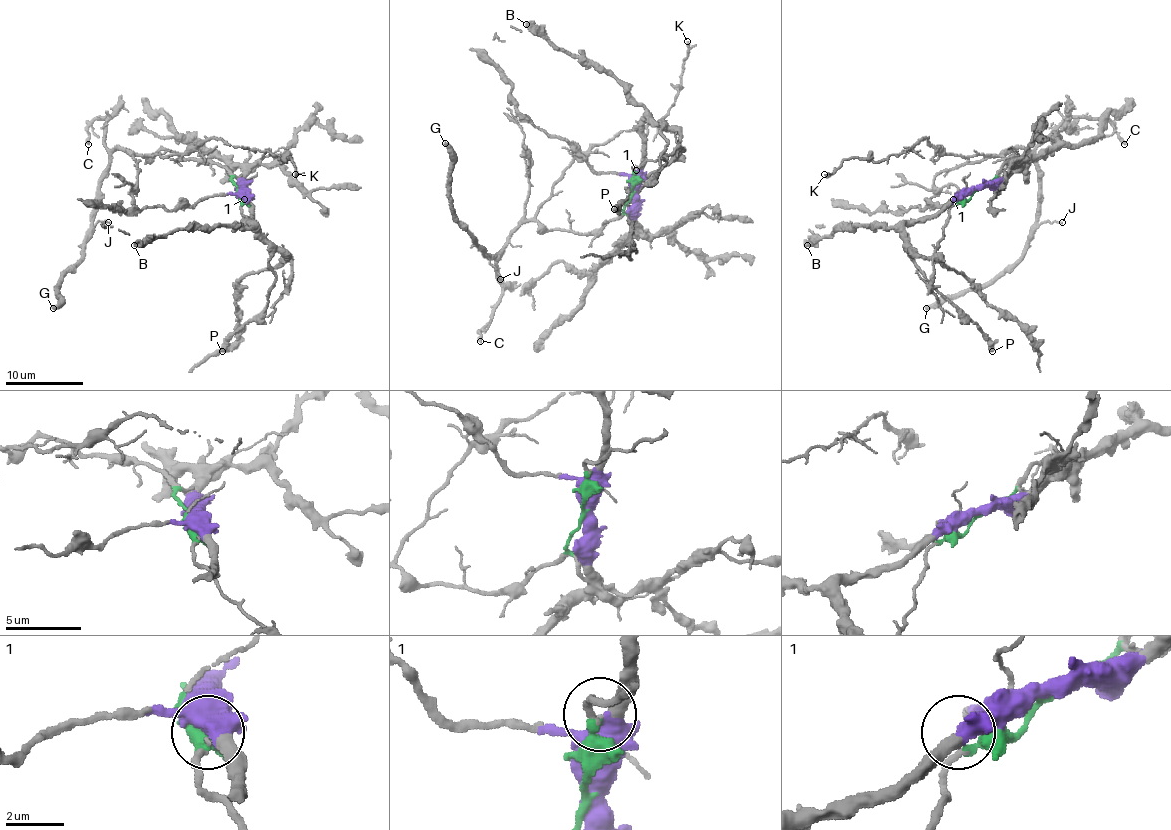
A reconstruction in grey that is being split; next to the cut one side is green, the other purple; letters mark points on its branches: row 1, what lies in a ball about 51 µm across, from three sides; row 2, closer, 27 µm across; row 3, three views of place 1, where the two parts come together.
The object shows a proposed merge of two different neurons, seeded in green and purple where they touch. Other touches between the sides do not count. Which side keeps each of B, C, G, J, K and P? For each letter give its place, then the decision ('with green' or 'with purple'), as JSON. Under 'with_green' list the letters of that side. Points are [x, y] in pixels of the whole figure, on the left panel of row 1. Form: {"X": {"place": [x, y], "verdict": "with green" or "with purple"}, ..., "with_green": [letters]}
{"B": {"place": [134, 245], "verdict": "with purple"}, "C": {"place": [88, 144], "verdict": "with green"}, "G": {"place": [53, 308], "verdict": "with green"}, "J": {"place": [108, 222], "verdict": "with green"}, "K": {"place": [295, 174], "verdict": "with green"}, "P": {"place": [222, 351], "verdict": "with purple"}, "with_green": ["C", "G", "J", "K"]}

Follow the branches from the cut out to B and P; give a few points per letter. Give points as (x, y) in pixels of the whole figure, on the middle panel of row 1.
B: (634, 193), (634, 179), (642, 152), (643, 107), (612, 76), (558, 51), (526, 23)
P: (634, 193), (642, 156), (642, 127), (647, 121), (659, 123), (667, 140), (659, 172), (614, 209)

